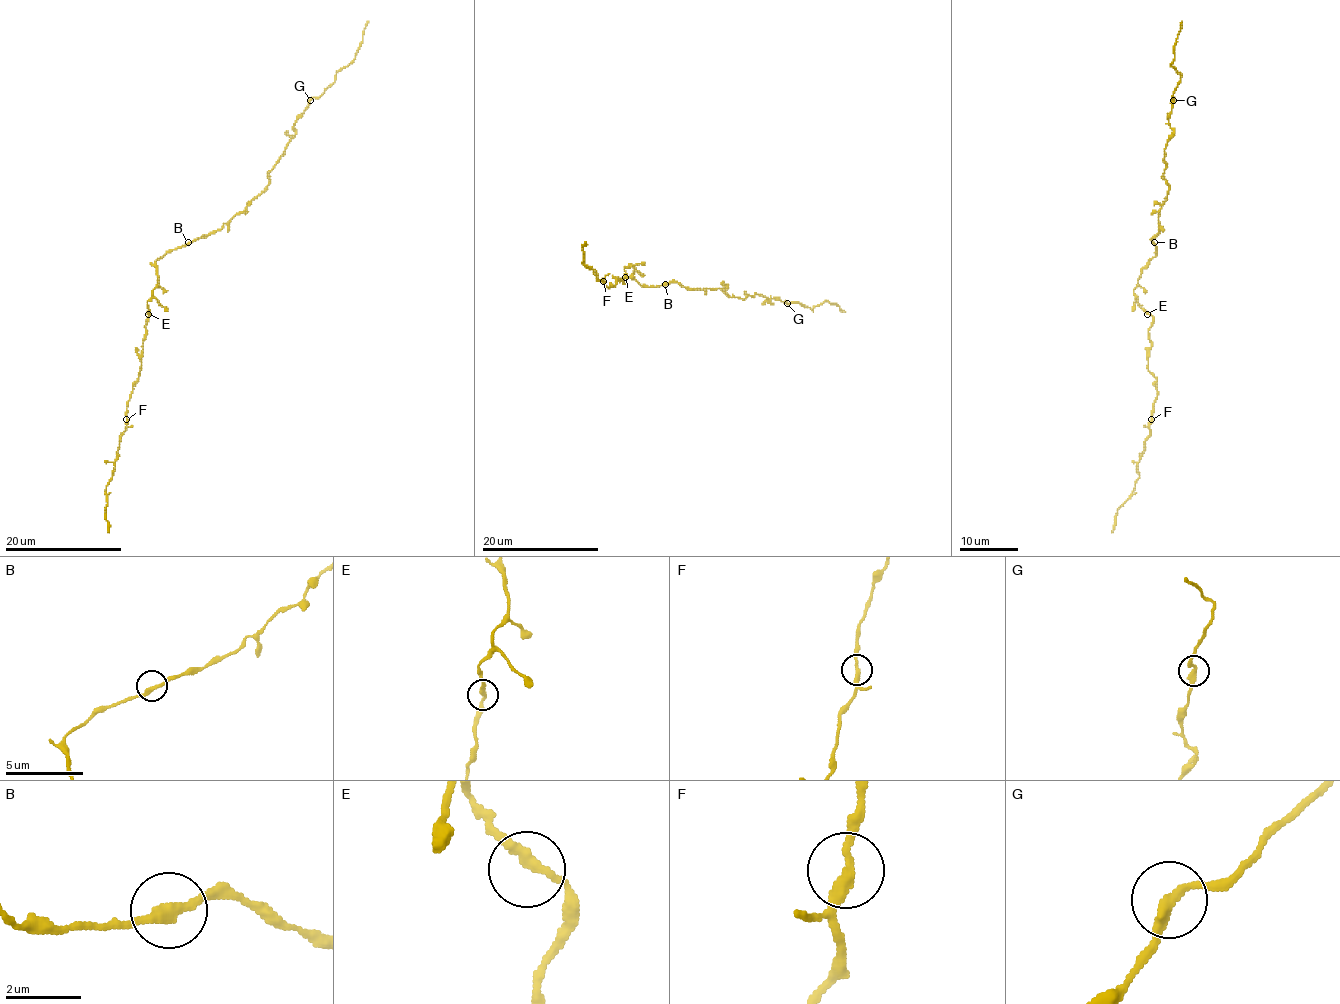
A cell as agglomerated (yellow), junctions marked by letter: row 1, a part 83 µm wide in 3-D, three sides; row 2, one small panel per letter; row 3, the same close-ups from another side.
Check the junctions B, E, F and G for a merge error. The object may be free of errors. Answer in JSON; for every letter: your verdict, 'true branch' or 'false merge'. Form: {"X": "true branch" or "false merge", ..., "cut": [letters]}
{"B": "true branch", "E": "true branch", "F": "true branch", "G": "true branch", "cut": []}

